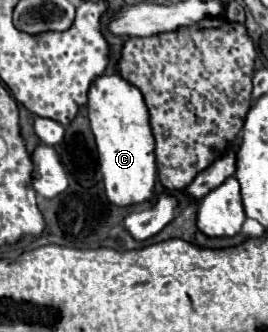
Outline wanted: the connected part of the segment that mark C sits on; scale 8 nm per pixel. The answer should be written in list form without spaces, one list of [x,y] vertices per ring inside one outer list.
[[[119,74],[99,76],[89,90],[87,102],[91,130],[97,142],[99,168],[105,182],[105,194],[115,206],[143,204],[153,198],[155,190],[155,142],[149,126],[149,114],[141,92],[127,84]]]

